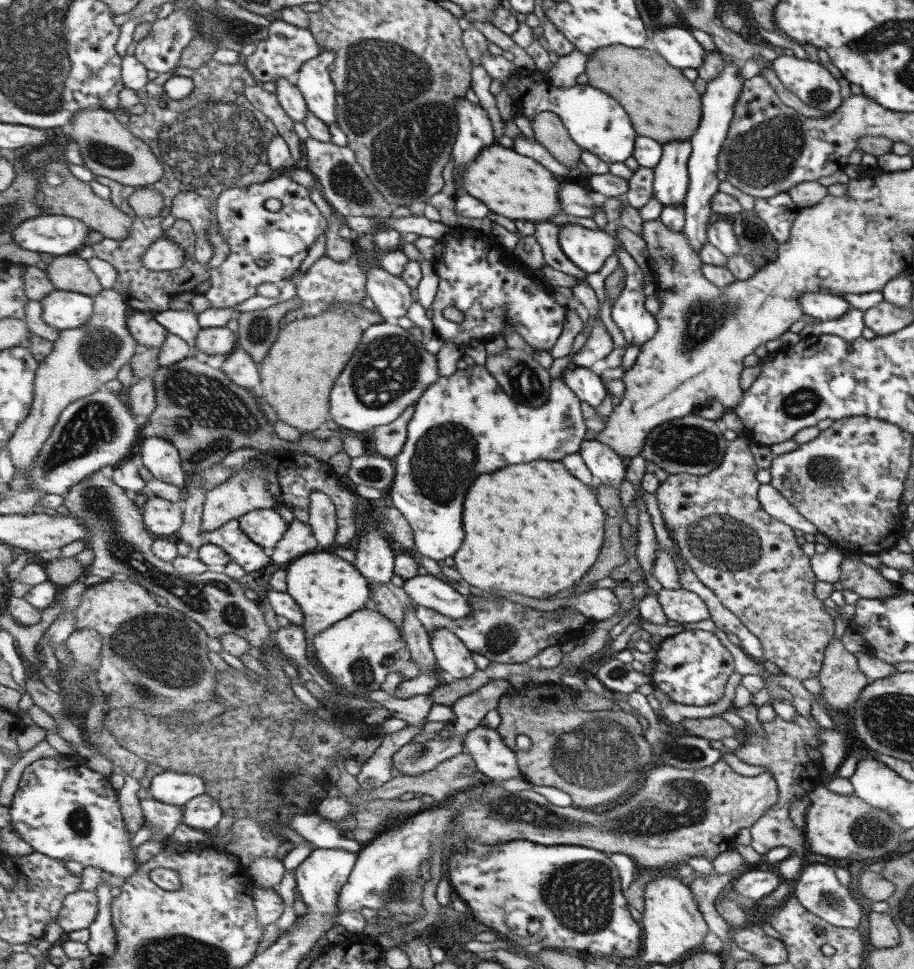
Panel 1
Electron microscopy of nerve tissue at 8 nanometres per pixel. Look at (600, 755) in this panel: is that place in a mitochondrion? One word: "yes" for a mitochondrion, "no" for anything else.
yes

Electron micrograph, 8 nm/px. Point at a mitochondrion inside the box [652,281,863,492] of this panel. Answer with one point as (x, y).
(703, 317)

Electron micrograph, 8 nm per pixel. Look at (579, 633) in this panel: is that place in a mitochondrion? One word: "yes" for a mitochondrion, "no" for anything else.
no

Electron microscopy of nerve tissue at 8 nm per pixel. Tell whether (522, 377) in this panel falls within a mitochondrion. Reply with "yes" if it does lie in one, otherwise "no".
yes

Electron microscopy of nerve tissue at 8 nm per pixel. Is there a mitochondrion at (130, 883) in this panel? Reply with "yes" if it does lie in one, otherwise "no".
no

